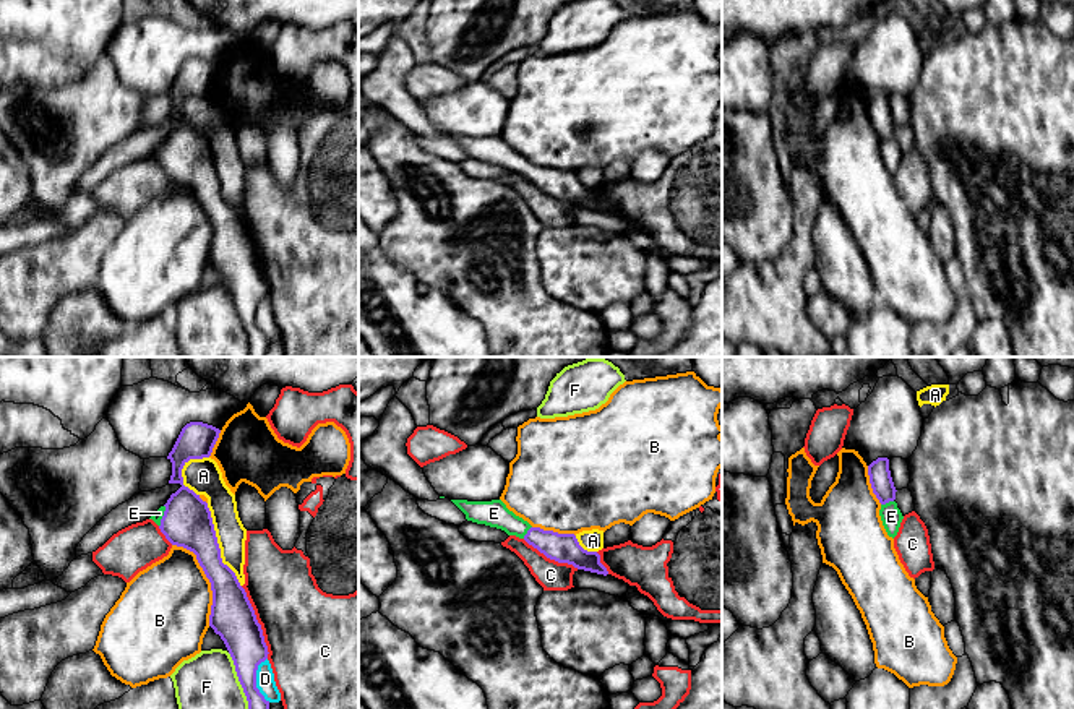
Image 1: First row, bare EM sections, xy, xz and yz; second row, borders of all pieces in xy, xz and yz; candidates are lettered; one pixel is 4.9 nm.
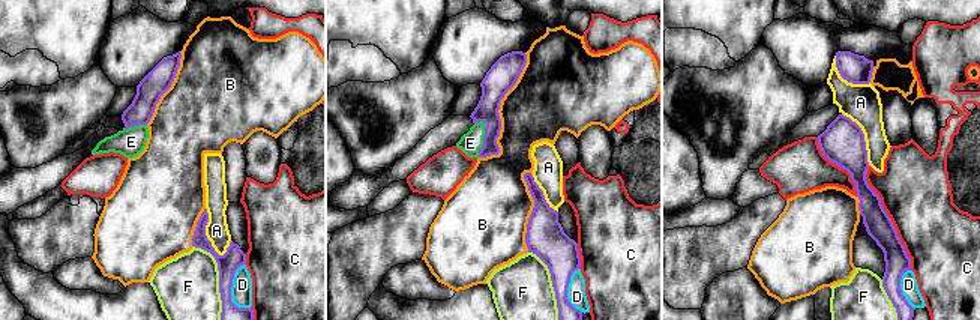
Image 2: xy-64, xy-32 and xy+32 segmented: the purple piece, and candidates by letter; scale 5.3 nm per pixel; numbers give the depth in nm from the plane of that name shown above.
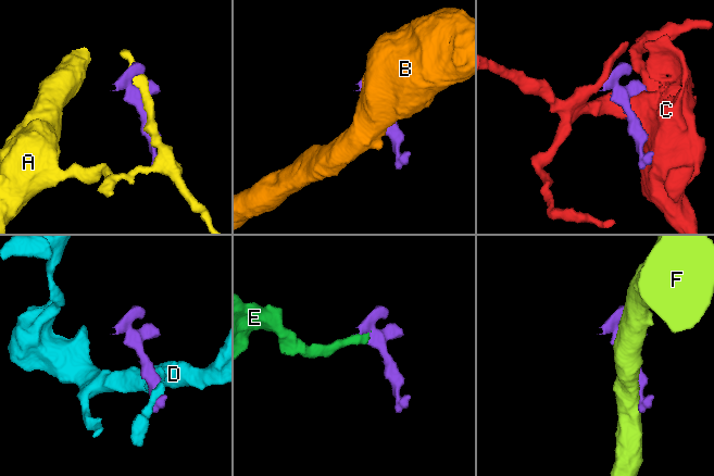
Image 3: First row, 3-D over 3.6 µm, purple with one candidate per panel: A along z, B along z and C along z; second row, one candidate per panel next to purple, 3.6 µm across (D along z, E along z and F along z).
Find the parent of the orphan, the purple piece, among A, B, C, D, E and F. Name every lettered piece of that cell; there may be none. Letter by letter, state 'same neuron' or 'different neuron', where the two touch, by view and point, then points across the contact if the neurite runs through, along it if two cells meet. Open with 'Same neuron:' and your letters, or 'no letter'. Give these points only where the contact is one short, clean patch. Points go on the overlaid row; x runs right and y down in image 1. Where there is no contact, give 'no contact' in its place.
Same neuron: E
A: different neuron | xy (218, 545)
B: different neuron | xy (208, 578)
C: different neuron | xy (257, 622)
D: different neuron | xy (255, 680)
E: same neuron | yz (886, 502) | across yz (881, 482), (886, 502), (891, 516)
F: different neuron | xy (239, 680)

